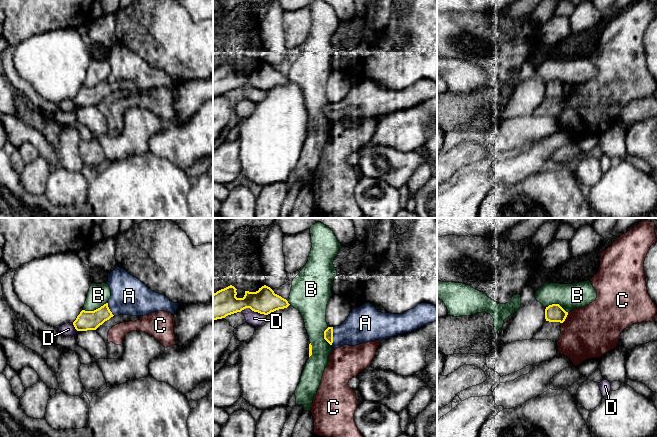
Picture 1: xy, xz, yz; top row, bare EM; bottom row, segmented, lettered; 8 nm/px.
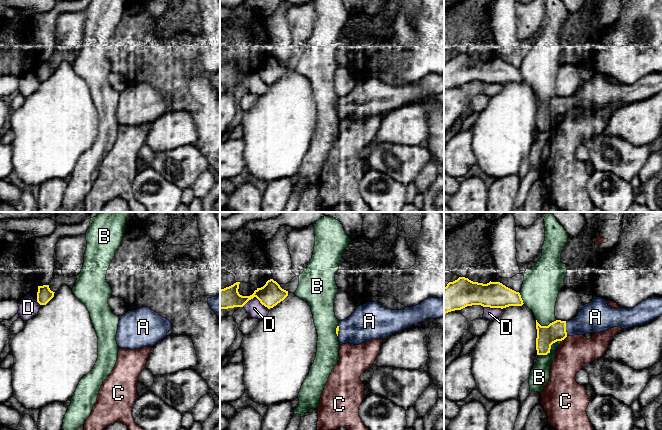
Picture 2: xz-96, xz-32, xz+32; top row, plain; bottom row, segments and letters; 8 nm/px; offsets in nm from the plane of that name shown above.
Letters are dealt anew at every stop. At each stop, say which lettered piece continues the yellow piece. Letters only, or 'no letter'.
A

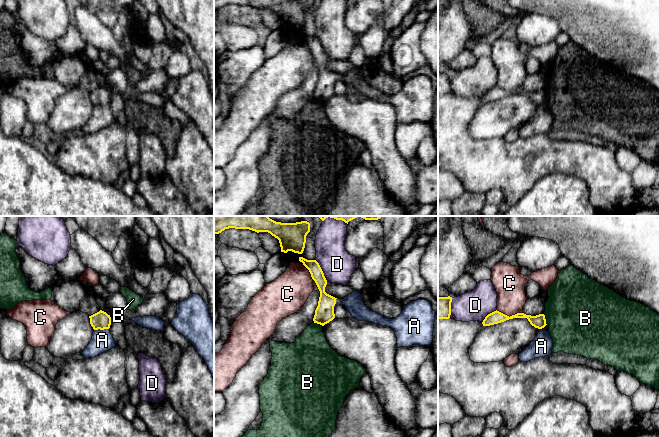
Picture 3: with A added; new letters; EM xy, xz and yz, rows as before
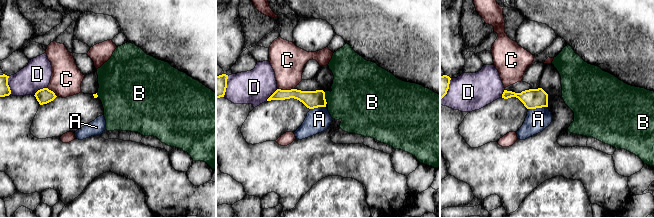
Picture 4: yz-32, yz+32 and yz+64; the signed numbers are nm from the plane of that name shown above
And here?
no letter

